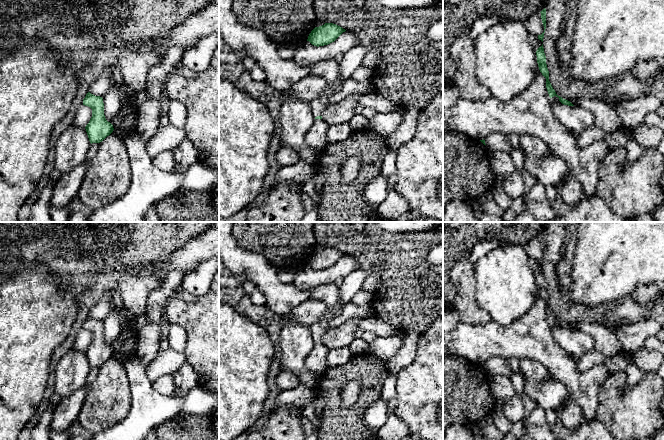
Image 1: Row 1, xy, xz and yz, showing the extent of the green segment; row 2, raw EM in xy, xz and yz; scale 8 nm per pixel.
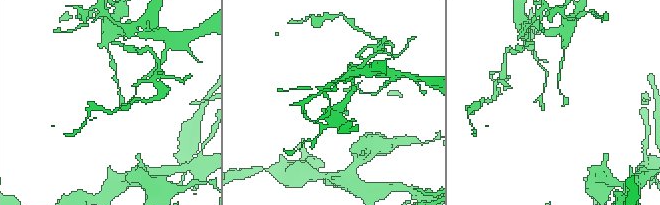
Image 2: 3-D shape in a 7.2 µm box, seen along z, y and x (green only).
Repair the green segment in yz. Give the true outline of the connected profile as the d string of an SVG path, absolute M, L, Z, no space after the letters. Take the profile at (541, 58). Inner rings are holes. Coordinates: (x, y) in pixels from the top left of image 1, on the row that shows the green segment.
M543 44L537 49L536 51L536 56L537 56L537 63L538 63L538 67L539 67L539 70L540 72L542 73L542 75L546 78L546 88L547 88L547 91L548 91L548 94L549 94L549 97L552 98L554 96L558 97L559 98L559 101L564 104L564 105L568 105L568 106L574 106L570 101L566 100L566 99L563 99L562 97L558 96L555 92L555 90L553 89L550 81L549 81L549 71L548 71L548 68L547 68L547 64L546 64L546 56L545 56L545 53L544 53L544 48L543 48Z

